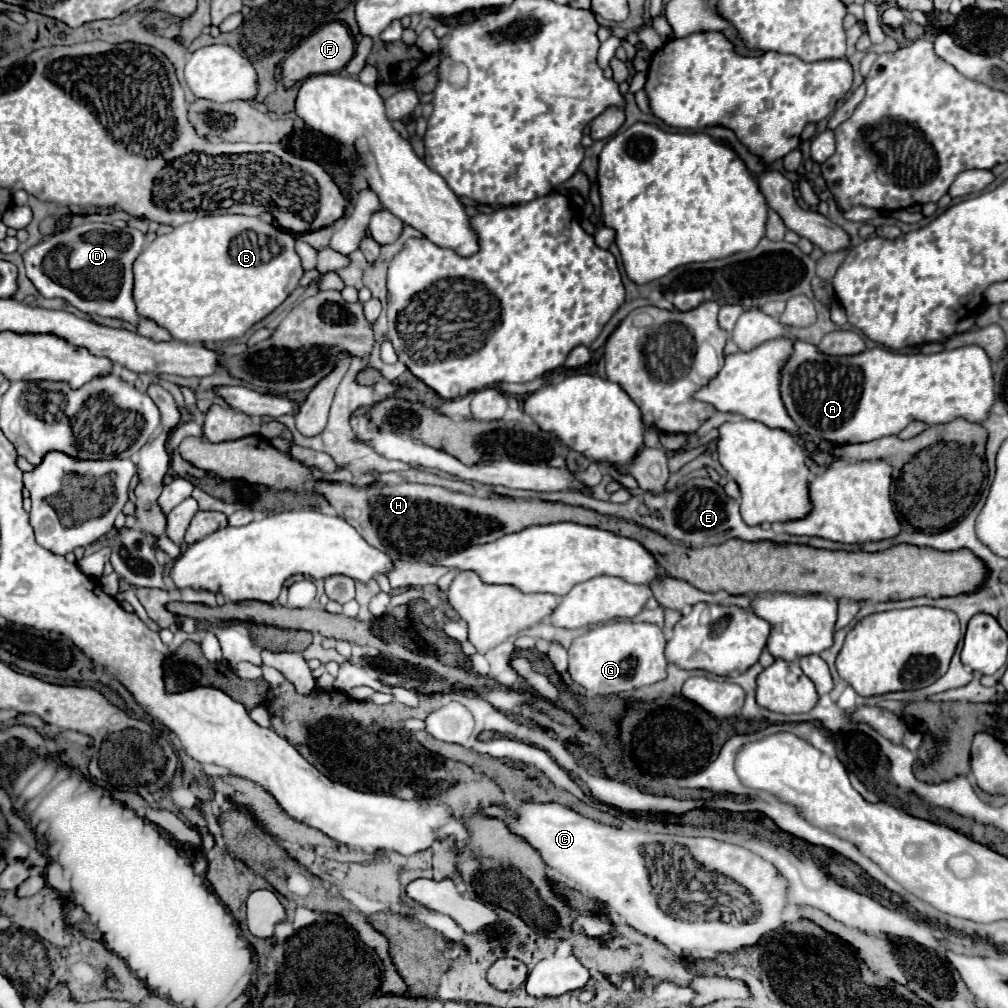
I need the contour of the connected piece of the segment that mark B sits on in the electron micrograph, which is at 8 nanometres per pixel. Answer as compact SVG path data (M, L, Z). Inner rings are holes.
M225 214L203 216L165 236L157 236L135 260L133 274L133 300L139 316L167 328L175 340L211 344L245 336L253 324L269 316L297 288L303 268L289 232L281 232L275 224L267 224L253 216Z

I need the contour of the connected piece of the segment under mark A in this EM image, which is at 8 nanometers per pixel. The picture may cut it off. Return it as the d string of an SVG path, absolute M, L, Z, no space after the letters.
M795 338L795 342L793 342L793 354L785 362L785 366L781 368L779 390L781 390L781 400L783 400L789 416L793 418L793 422L803 432L807 432L809 436L819 436L819 438L825 438L825 440L829 440L833 444L871 442L871 440L877 440L877 438L883 438L883 436L899 434L913 420L923 420L925 424L943 424L943 422L951 422L953 418L961 416L961 418L965 418L969 422L983 422L987 418L987 414L989 414L989 410L993 406L993 398L995 398L991 360L989 360L987 352L981 346L963 346L963 348L955 348L955 350L943 350L943 352L937 352L937 354L901 354L901 352L893 352L893 350L875 346L871 350L861 352L861 354L855 354L855 356L835 356L835 362L833 362L833 358L827 356L827 354L823 354L823 352L819 352L819 348L815 344L799 340L799 338Z

